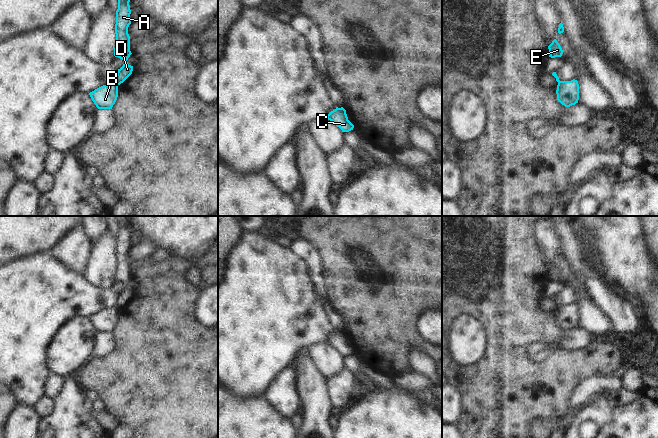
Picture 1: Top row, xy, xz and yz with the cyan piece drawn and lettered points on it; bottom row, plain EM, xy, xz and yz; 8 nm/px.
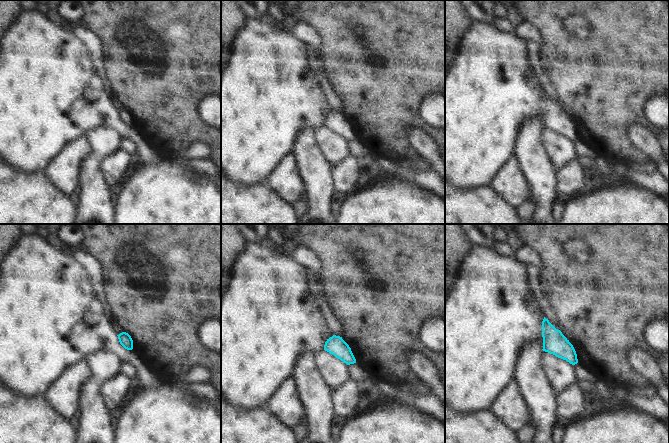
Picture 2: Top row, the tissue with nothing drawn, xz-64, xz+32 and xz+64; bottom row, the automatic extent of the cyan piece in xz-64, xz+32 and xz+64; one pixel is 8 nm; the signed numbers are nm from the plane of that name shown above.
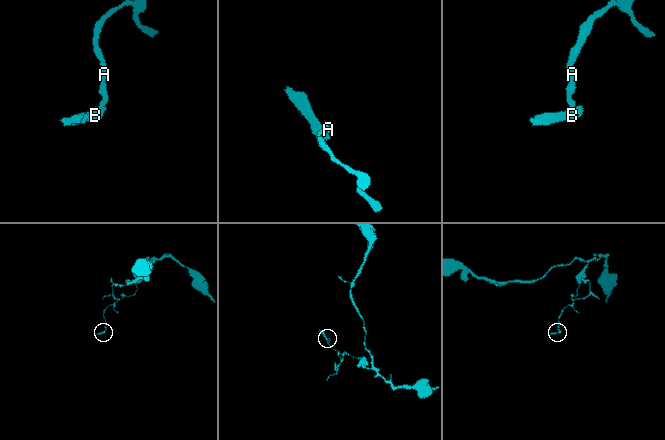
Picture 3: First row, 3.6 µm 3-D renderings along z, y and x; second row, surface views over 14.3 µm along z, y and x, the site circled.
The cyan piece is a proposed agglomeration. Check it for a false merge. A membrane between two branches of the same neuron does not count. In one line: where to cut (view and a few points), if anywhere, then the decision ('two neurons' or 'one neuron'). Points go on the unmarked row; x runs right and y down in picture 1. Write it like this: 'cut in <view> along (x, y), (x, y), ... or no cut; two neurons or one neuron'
cut in xy along (114, 306), (118, 308); two neurons

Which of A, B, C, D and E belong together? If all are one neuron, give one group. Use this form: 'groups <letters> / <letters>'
groups A D E / B C

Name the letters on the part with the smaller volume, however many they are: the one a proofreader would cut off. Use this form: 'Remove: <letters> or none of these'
Remove: B, C

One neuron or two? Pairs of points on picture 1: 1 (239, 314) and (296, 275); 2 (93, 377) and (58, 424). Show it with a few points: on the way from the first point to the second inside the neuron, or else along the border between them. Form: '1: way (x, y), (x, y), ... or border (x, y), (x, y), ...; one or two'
1: way (253, 314), (257, 314), (282, 289); one
2: border (74, 376), (83, 391); two

